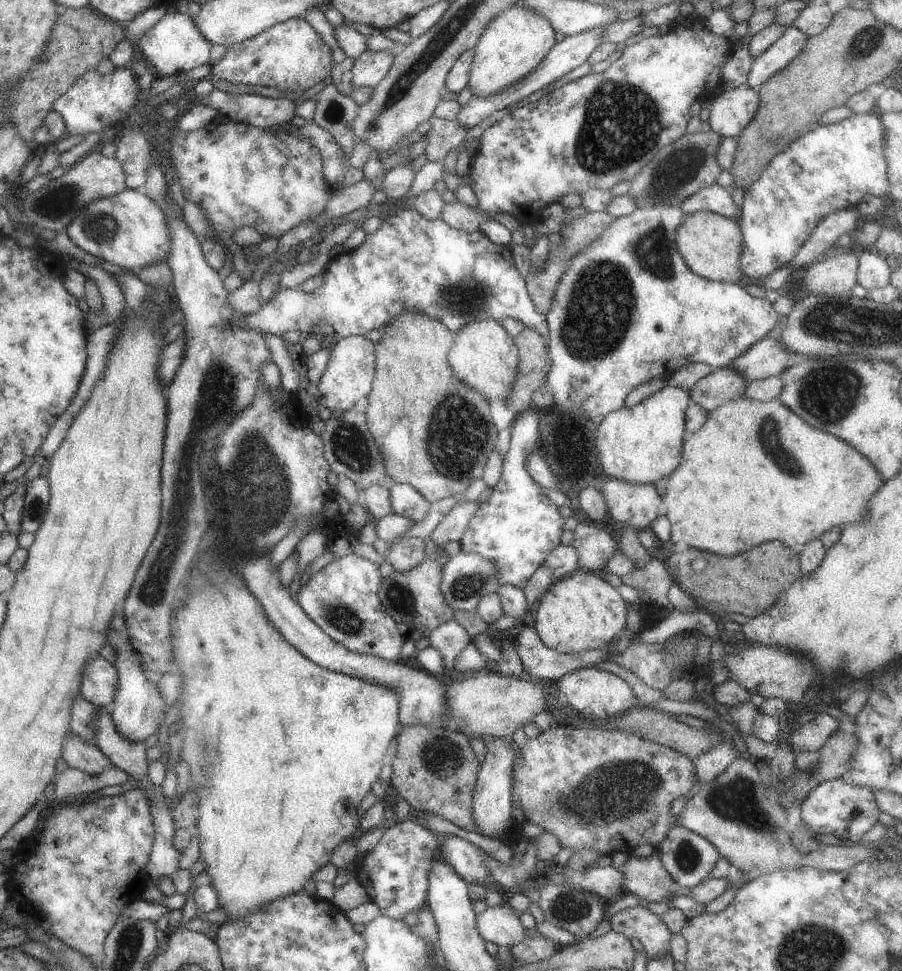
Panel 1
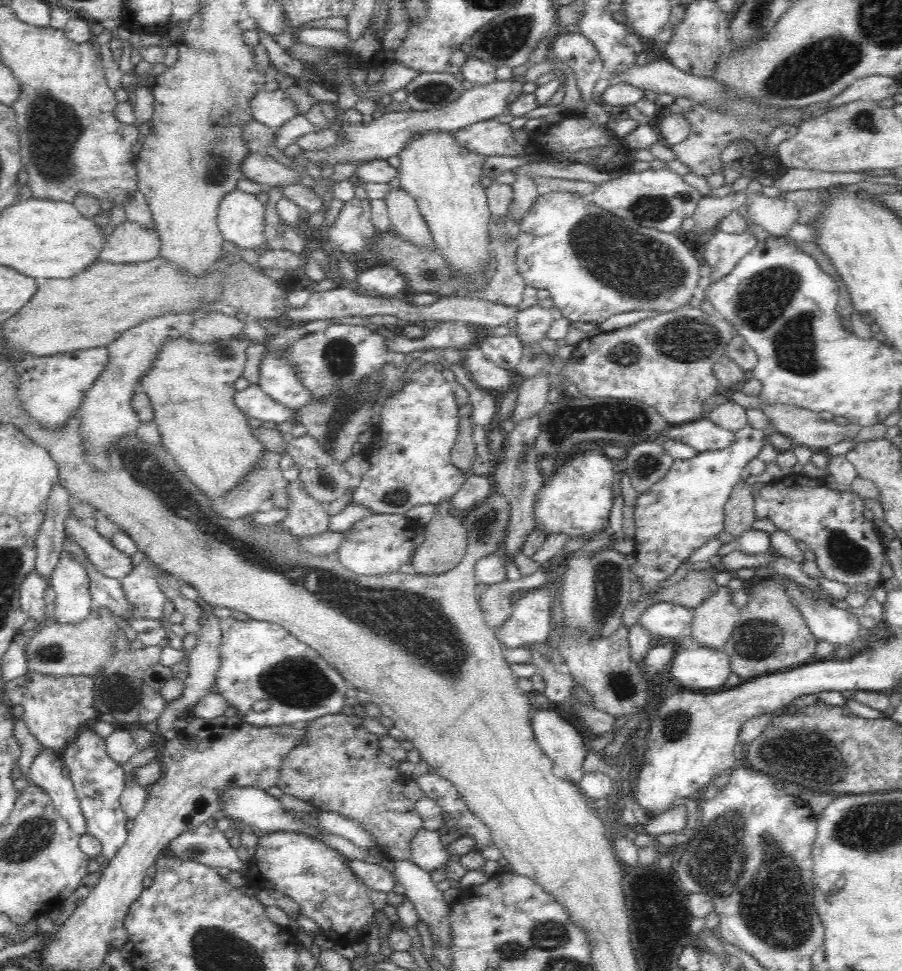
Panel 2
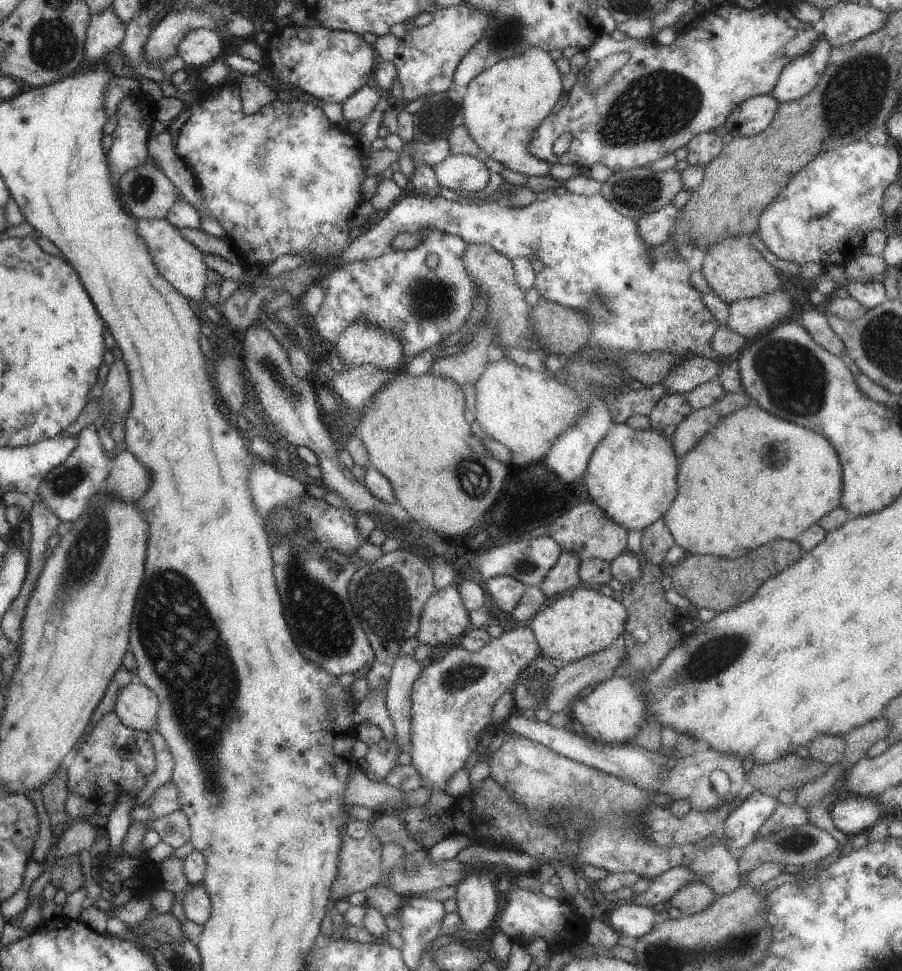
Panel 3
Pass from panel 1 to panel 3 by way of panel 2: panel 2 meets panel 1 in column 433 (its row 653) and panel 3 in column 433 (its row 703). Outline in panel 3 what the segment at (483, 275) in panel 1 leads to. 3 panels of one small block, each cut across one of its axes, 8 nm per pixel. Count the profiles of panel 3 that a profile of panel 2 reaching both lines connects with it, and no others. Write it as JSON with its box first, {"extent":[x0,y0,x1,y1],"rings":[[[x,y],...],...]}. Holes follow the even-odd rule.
{"extent":[308,228,478,357],"rings":[[[435,228],[425,229],[421,229],[424,238],[420,244],[410,250],[392,250],[376,258],[355,260],[332,270],[328,268],[328,274],[315,282],[324,290],[324,302],[317,314],[308,321],[313,329],[311,333],[318,334],[324,342],[332,345],[350,324],[366,322],[394,334],[402,344],[404,355],[414,357],[462,329],[474,298],[478,295],[478,286],[462,264],[462,256],[468,244],[459,236]]]}

